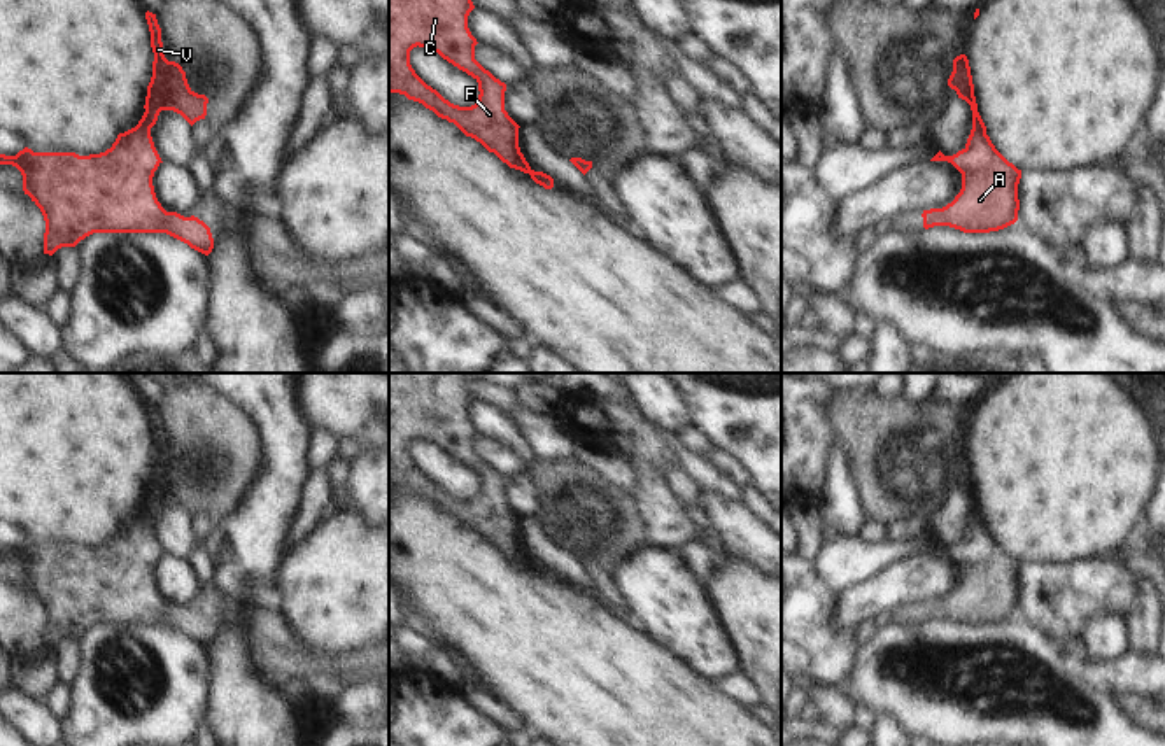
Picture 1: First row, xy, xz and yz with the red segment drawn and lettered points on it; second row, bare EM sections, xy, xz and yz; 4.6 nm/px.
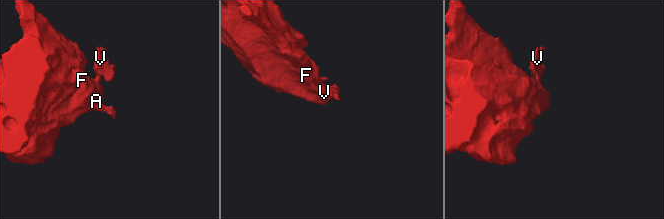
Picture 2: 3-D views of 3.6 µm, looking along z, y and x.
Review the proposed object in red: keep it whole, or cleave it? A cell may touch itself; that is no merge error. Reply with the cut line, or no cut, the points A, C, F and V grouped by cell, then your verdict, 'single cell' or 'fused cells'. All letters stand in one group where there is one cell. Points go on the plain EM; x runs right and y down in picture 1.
cut in xy along (137, 517), (149, 520); A C F / V; fused cells

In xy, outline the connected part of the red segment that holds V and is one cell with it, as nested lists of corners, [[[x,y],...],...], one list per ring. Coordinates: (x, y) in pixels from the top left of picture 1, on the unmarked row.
[[[145,405],[151,424],[151,440],[154,445],[152,469],[147,478],[145,504],[138,513],[138,520],[152,520],[161,503],[180,506],[191,518],[205,511],[208,490],[194,485],[186,471],[186,464],[175,454],[168,454],[163,447],[161,420],[156,406]]]

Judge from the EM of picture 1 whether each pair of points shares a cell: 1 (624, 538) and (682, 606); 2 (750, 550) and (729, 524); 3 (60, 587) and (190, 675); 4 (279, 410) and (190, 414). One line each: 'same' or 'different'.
1: different
2: same
3: different
4: different

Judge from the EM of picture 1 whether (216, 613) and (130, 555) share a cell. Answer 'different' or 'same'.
same

